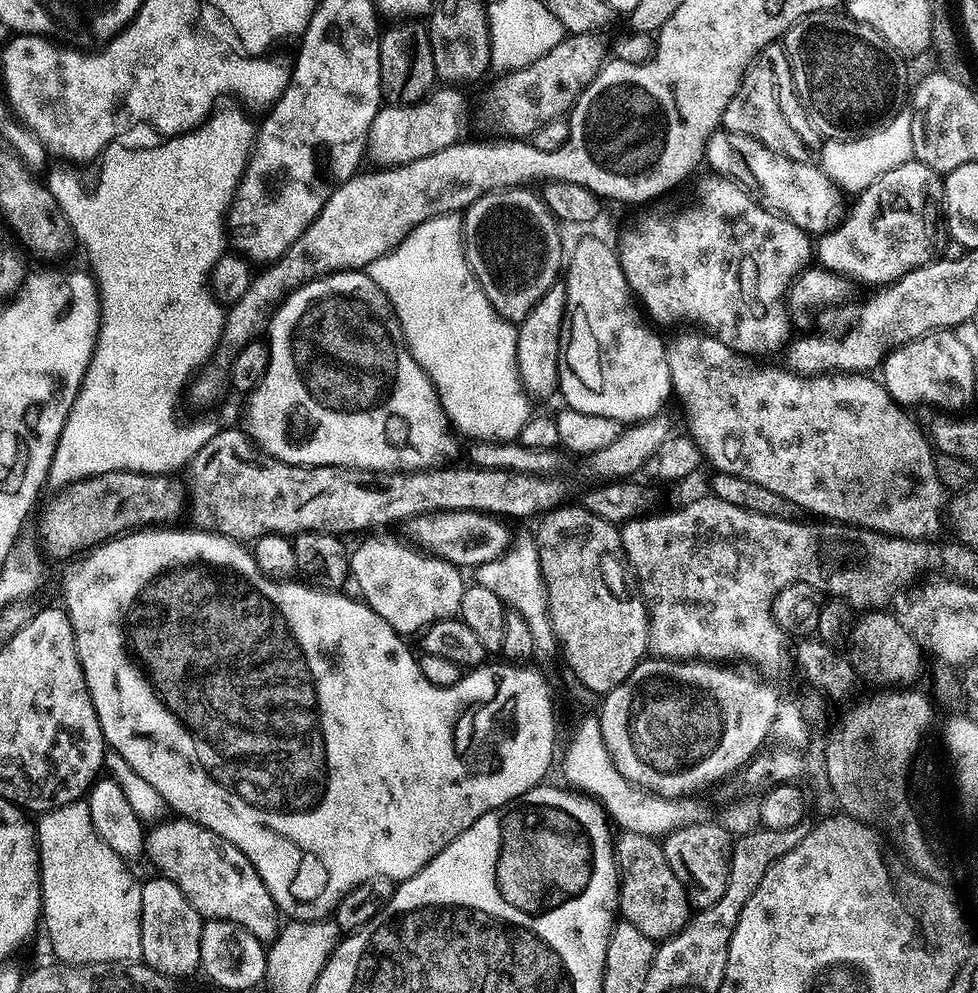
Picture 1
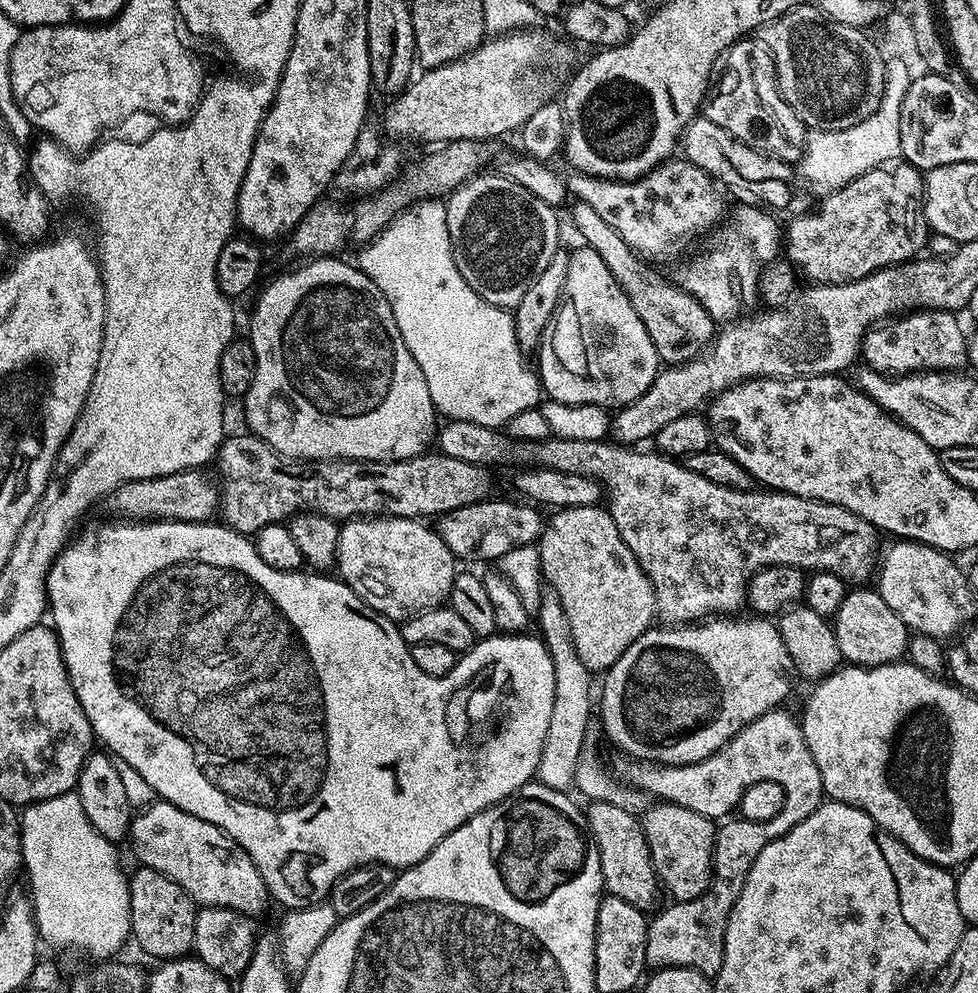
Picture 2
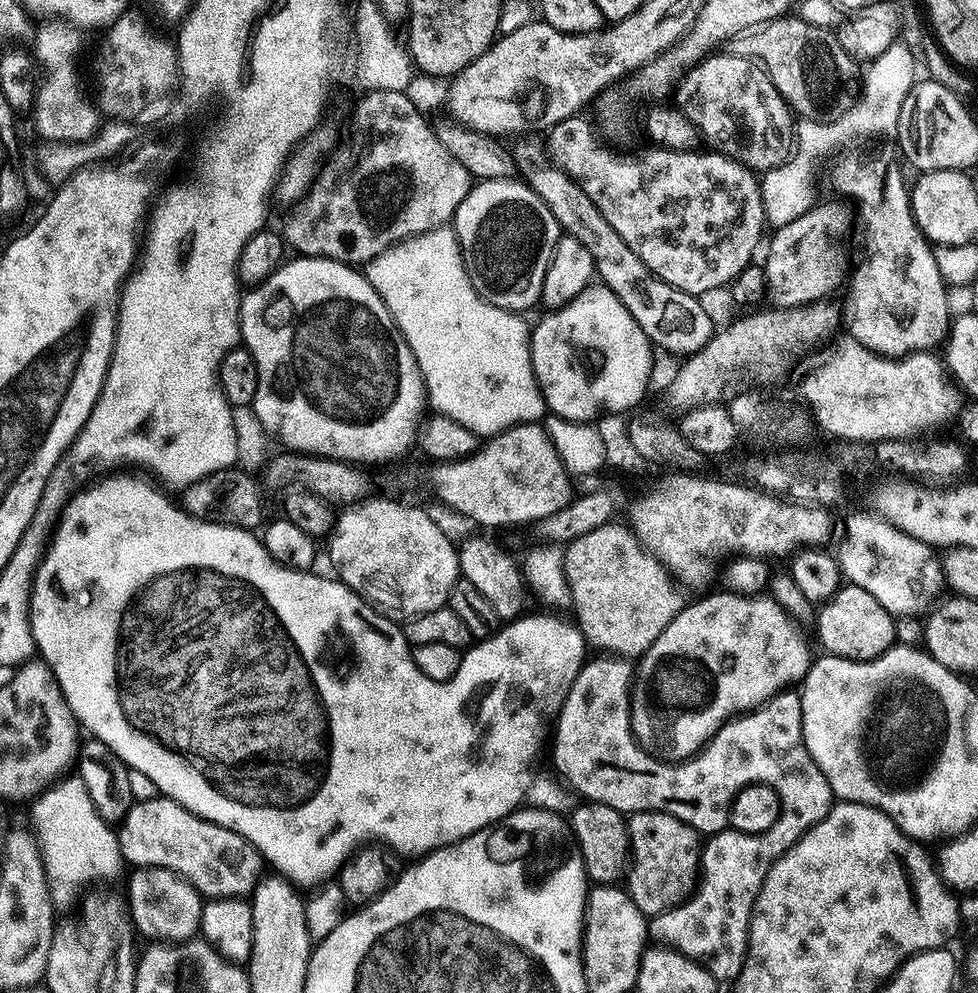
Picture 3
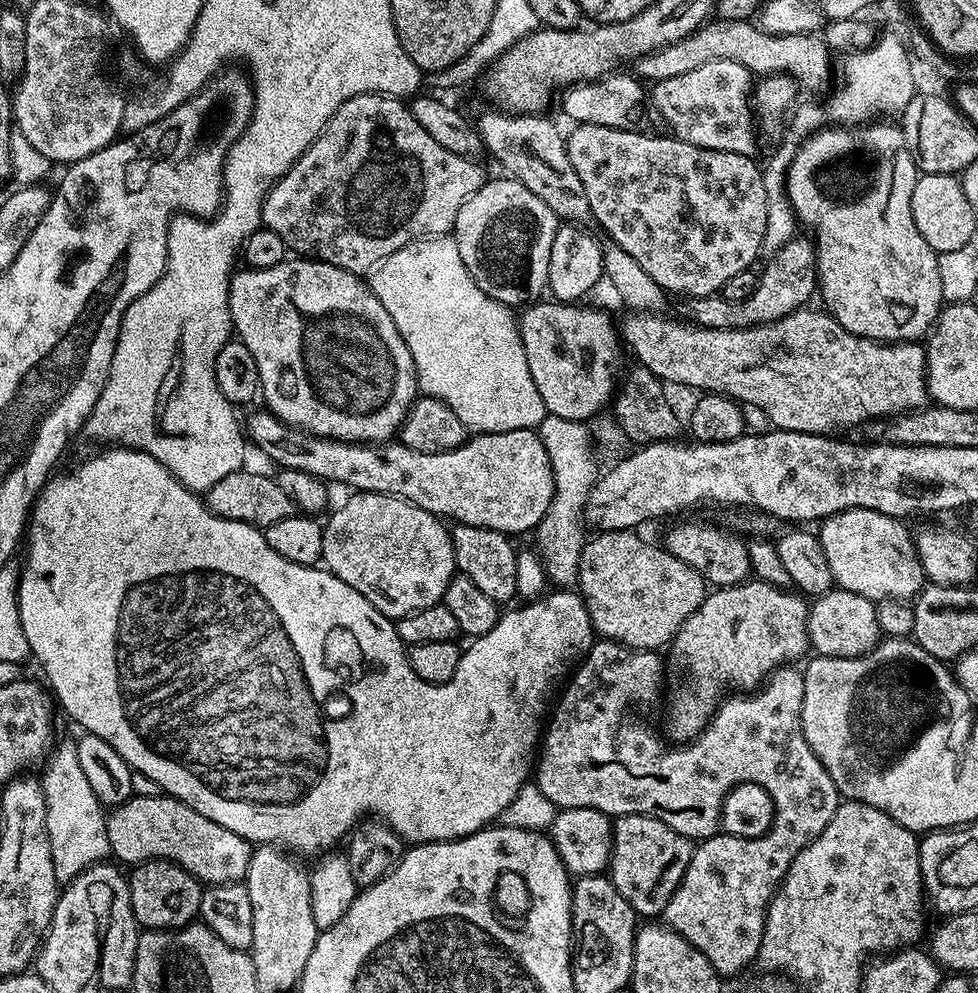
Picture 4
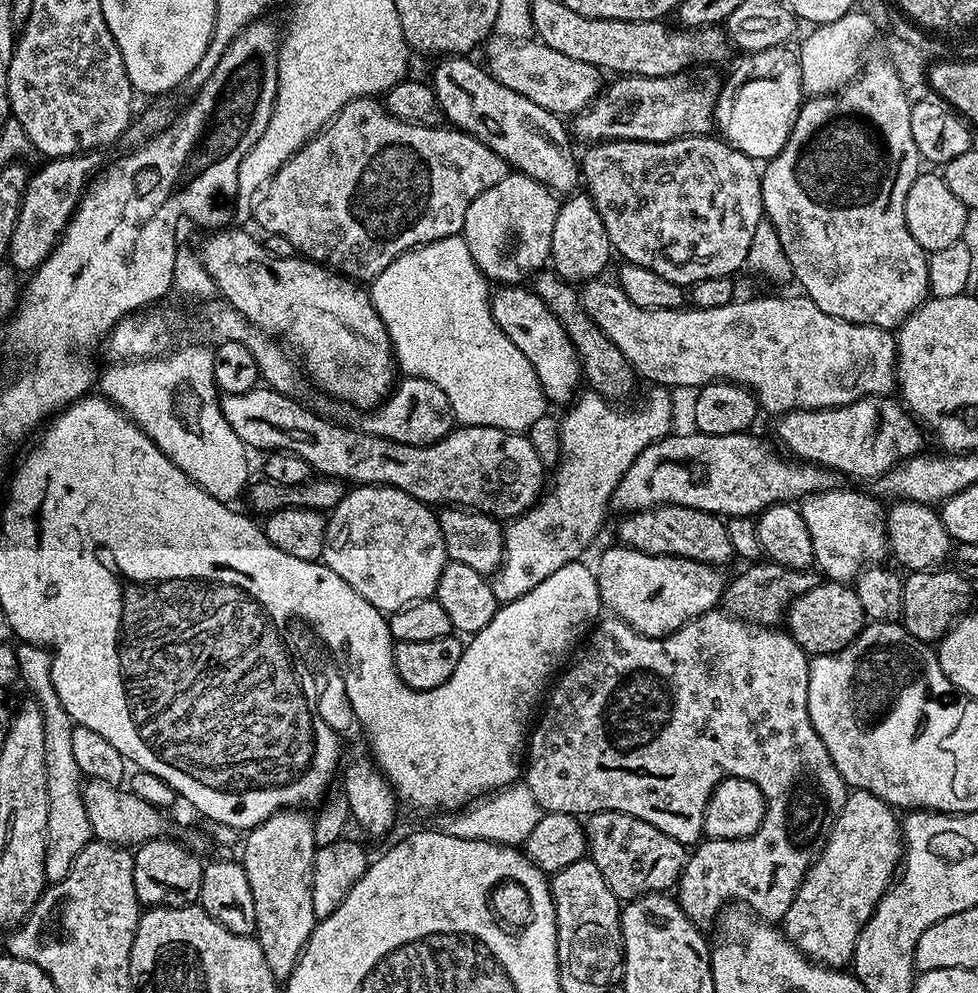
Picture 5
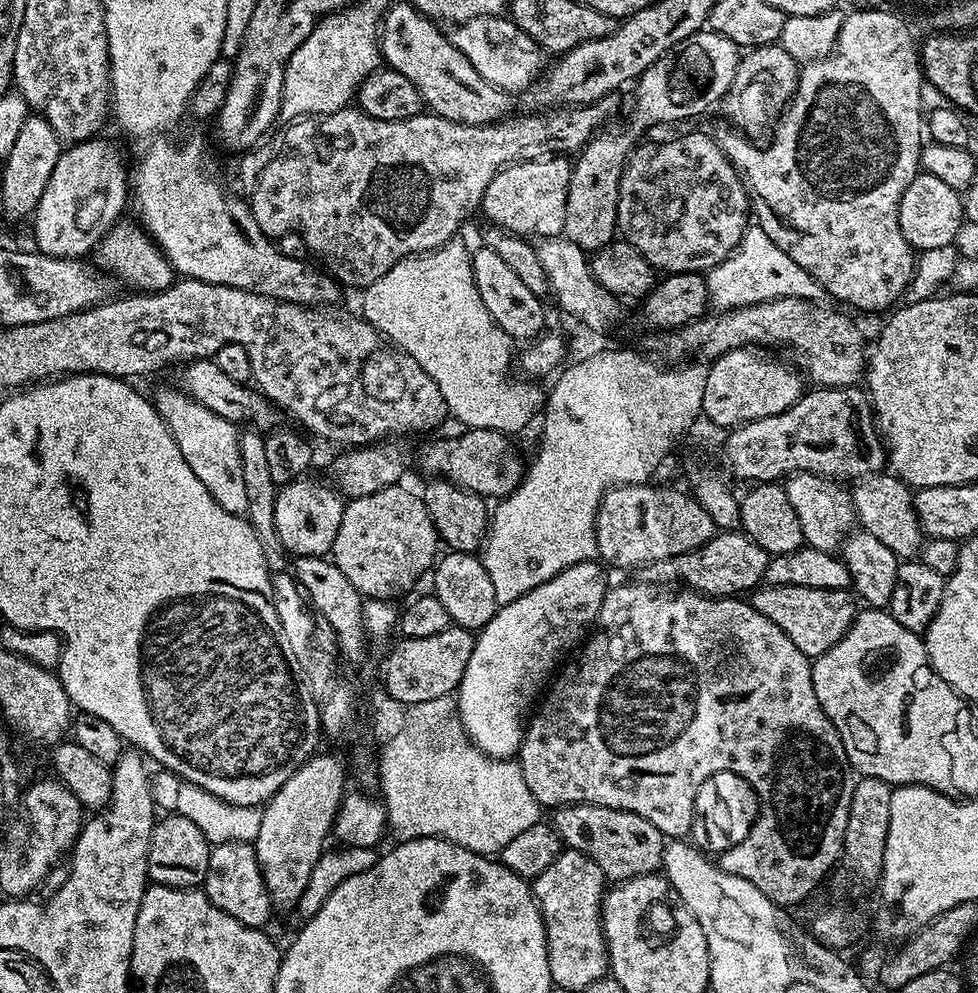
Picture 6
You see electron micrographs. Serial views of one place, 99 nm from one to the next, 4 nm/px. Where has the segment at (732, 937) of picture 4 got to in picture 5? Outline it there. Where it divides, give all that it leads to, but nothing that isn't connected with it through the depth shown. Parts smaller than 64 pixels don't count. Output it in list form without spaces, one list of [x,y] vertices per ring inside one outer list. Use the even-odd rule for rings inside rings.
[[[713,610],[702,614],[697,620],[683,624],[679,630],[670,633],[669,636],[644,636],[621,620],[601,619],[587,637],[588,649],[585,650],[584,657],[555,681],[547,697],[548,709],[545,710],[544,717],[542,717],[543,712],[539,717],[540,725],[538,720],[530,732],[526,749],[526,783],[534,798],[538,798],[544,812],[570,814],[577,818],[587,817],[593,812],[625,812],[632,816],[632,804],[648,804],[648,780],[660,780],[660,776],[688,776],[688,764],[724,764],[730,775],[740,772],[740,778],[754,782],[760,787],[764,801],[768,805],[762,826],[753,836],[737,840],[705,839],[695,849],[697,852],[693,856],[691,853],[684,861],[684,869],[680,871],[678,881],[678,893],[680,892],[678,903],[686,918],[690,918],[690,922],[698,926],[715,925],[720,913],[733,902],[747,906],[765,922],[783,921],[786,910],[790,910],[790,902],[794,902],[794,894],[798,894],[798,886],[802,886],[805,874],[811,870],[813,862],[824,849],[834,822],[840,817],[842,806],[848,801],[850,789],[845,784],[842,774],[838,774],[838,766],[834,766],[822,738],[818,738],[818,730],[814,730],[810,722],[808,709],[810,657],[787,631],[776,631],[780,630],[772,626],[749,624],[746,620],[739,620],[727,610]]]

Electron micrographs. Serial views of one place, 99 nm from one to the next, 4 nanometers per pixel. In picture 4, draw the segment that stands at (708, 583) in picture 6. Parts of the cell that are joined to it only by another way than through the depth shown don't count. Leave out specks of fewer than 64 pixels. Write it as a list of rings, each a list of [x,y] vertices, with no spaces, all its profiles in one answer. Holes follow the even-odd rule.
[[[636,530],[626,532],[597,531],[596,536],[587,541],[582,550],[580,559],[580,578],[578,591],[584,597],[584,605],[590,614],[593,629],[605,640],[615,640],[618,644],[625,644],[627,648],[641,650],[660,650],[671,645],[676,631],[702,606],[705,596],[708,595],[709,585],[686,562],[674,558],[667,548],[659,543],[647,544]]]

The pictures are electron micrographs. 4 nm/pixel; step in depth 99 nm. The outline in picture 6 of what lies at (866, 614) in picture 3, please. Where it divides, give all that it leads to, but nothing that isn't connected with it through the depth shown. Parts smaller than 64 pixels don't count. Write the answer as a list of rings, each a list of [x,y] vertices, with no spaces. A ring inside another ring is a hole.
[[[760,586],[751,593],[750,602],[758,614],[770,618],[802,654],[815,658],[826,654],[836,643],[847,634],[856,618],[857,601],[851,591],[839,588],[811,588],[810,586]]]

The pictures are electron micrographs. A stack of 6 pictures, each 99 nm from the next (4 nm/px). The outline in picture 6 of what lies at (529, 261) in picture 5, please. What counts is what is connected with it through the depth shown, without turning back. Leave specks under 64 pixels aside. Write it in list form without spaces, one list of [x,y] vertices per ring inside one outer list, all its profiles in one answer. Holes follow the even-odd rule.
[[[552,154],[549,160],[533,158],[503,168],[486,186],[482,213],[489,225],[513,232],[523,238],[547,238],[561,235],[566,216],[566,194],[570,186],[573,161],[564,154]]]

